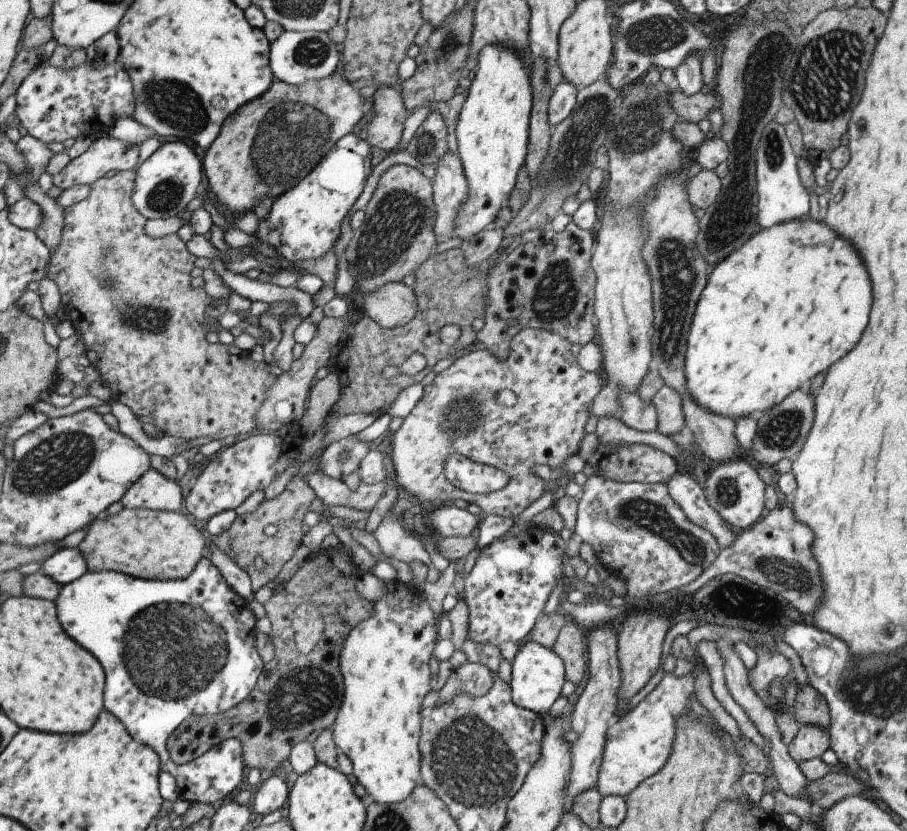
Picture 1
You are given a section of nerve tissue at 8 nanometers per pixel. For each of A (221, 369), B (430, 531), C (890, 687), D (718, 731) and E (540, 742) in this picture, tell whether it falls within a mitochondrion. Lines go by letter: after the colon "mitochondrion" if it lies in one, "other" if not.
A: other
B: other
C: mitochondrion
D: other
E: other

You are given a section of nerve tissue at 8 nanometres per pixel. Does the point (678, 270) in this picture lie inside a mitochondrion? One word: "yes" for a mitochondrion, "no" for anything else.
yes

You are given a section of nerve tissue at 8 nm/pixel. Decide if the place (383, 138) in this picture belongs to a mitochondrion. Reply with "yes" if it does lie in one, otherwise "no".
no

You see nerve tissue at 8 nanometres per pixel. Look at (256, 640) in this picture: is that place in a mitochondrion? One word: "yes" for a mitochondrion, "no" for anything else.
no

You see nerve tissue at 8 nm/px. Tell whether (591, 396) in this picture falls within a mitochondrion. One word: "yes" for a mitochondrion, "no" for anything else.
no

